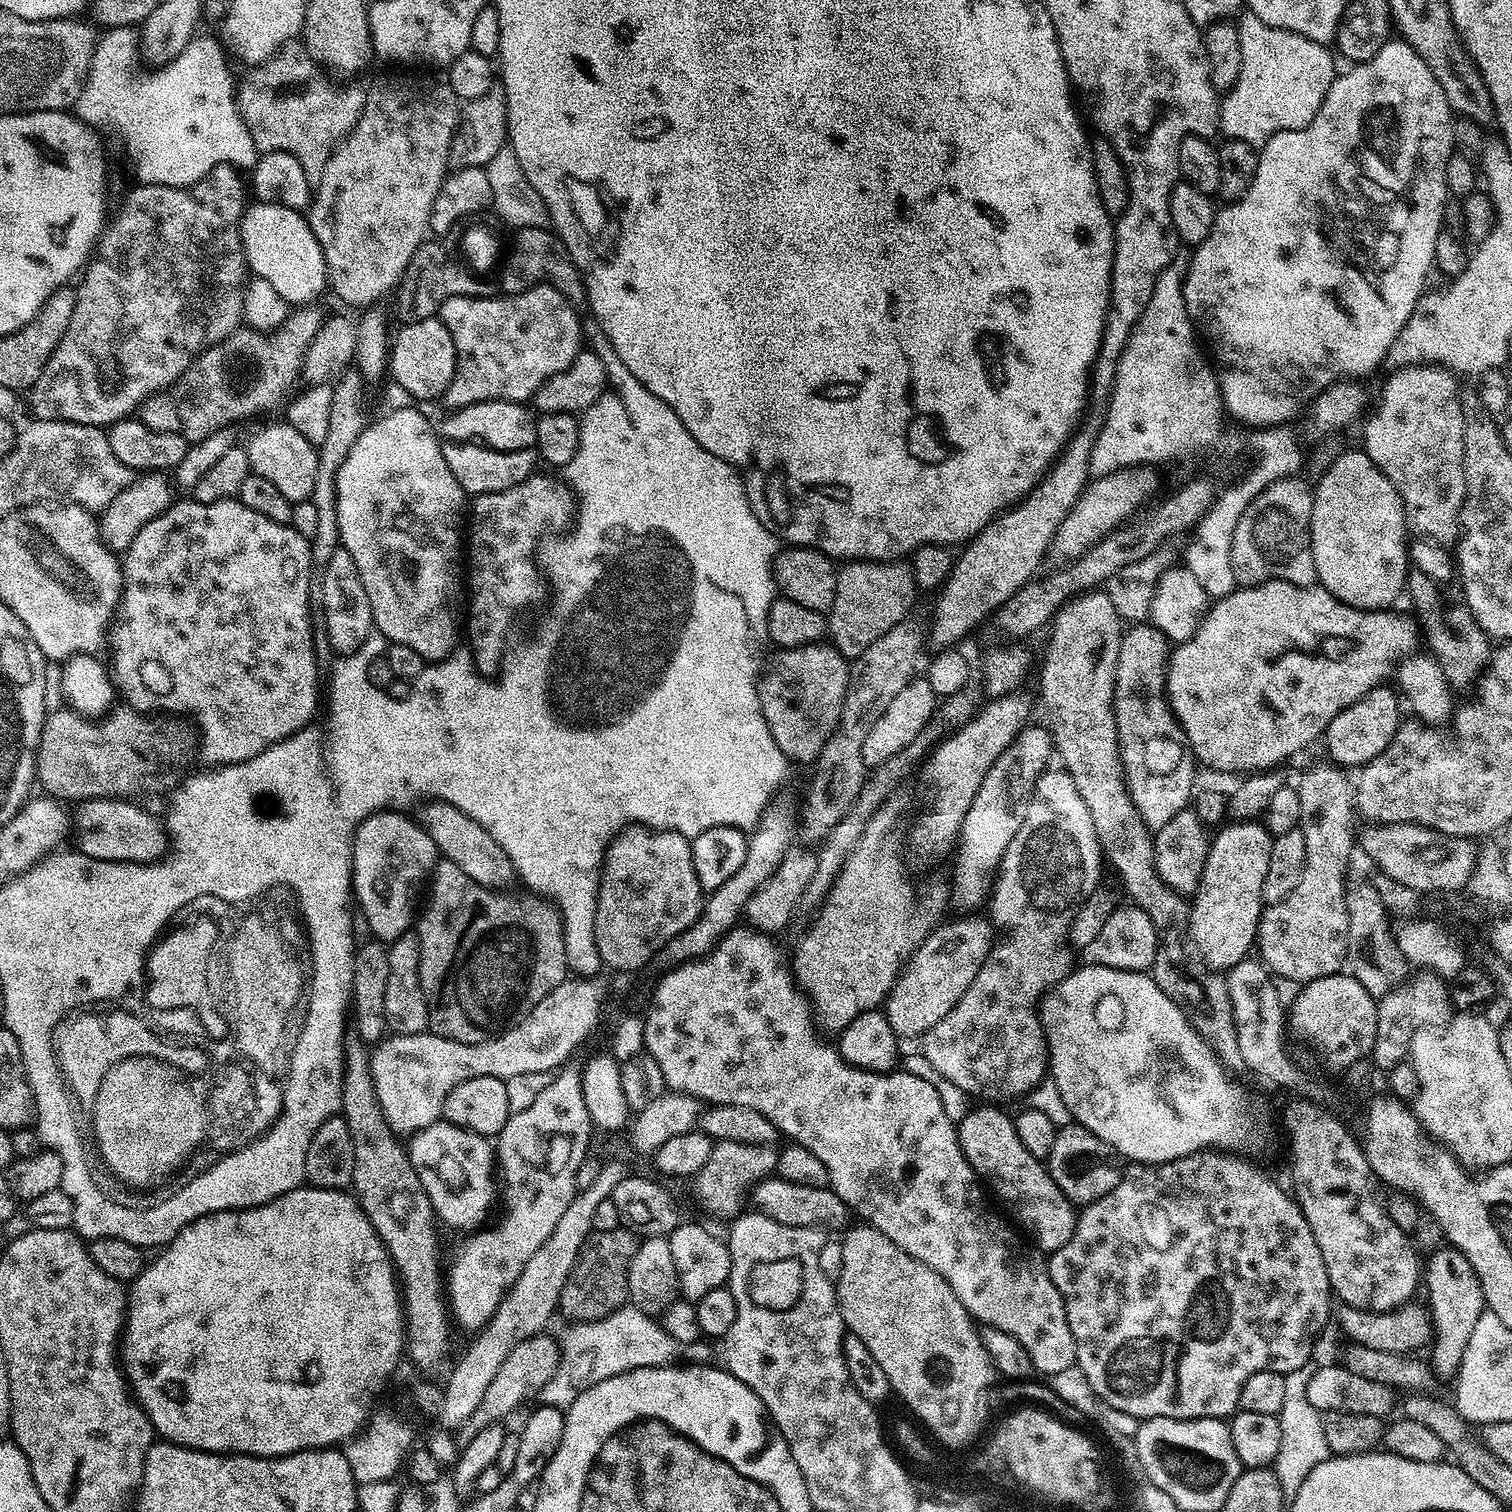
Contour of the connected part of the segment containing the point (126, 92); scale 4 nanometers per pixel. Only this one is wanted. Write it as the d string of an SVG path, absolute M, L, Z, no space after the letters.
M131 28L107 29L96 41L88 76L75 102L74 112L89 126L109 128L124 143L124 152L136 171L135 179L139 183L185 188L220 164L230 164L237 170L255 168L258 153L248 127L240 117L237 85L228 88L228 84L220 84L220 80L224 80L224 72L216 72L216 76L196 76L196 68L200 68L200 64L216 64L216 60L200 56L193 40L182 54L178 54L178 58L169 64L159 65L155 70L148 70L145 76L136 76L136 60L138 64L137 33Z

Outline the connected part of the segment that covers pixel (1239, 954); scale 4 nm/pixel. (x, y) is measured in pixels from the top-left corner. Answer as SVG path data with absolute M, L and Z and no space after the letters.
M1254 820L1228 822L1211 837L1200 885L1190 900L1188 934L1195 955L1210 968L1227 970L1249 959L1262 911L1262 882L1274 837Z

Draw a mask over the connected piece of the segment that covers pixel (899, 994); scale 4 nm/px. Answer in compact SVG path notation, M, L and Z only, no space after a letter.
M976 914L965 916L968 916L965 920L950 921L951 919L949 919L933 928L932 933L921 942L920 947L912 953L910 959L903 965L900 975L896 977L896 984L888 993L886 1015L890 1026L896 1031L897 1037L916 1036L916 1038L920 1038L935 1024L942 1022L942 1018L946 1018L946 1014L950 1014L950 1010L954 1010L954 1006L960 1001L962 994L966 994L970 982L974 982L978 970L982 970L986 958L992 953L993 925L987 919L979 920Z

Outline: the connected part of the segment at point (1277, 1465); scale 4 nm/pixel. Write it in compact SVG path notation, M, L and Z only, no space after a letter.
M1315 1359L1308 1360L1298 1370L1285 1373L1285 1401L1278 1413L1279 1424L1282 1426L1282 1444L1272 1465L1279 1485L1282 1486L1285 1497L1296 1496L1298 1489L1311 1470L1327 1460L1331 1452L1326 1443L1323 1415L1316 1407L1311 1406L1308 1398L1310 1380L1317 1372L1319 1363Z

